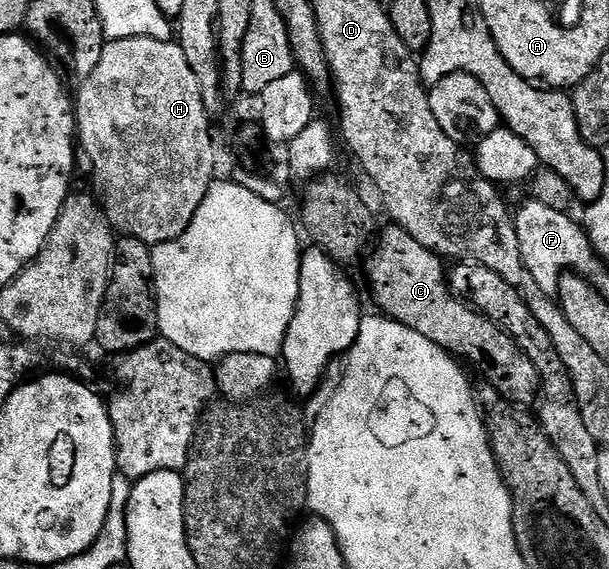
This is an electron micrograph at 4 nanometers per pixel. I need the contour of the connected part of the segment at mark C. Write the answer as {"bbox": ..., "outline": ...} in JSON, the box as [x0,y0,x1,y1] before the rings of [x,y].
{"bbox":[363,228,540,406],"outline":[[[391,228],[379,234],[378,244],[371,250],[372,258],[370,258],[370,253],[367,260],[363,262],[364,269],[368,272],[368,285],[372,288],[372,297],[376,300],[377,307],[380,308],[377,310],[383,316],[410,327],[410,331],[418,331],[418,335],[430,339],[430,343],[434,343],[440,349],[445,349],[447,353],[452,354],[461,362],[469,361],[485,377],[483,380],[493,385],[513,405],[531,406],[540,396],[540,373],[536,369],[535,360],[523,353],[515,339],[505,333],[500,326],[495,325],[489,317],[484,316],[483,313],[477,313],[471,304],[465,303],[453,294],[448,287],[445,262],[437,253],[422,247],[422,243],[418,243],[418,239],[411,237],[405,229]]]}

